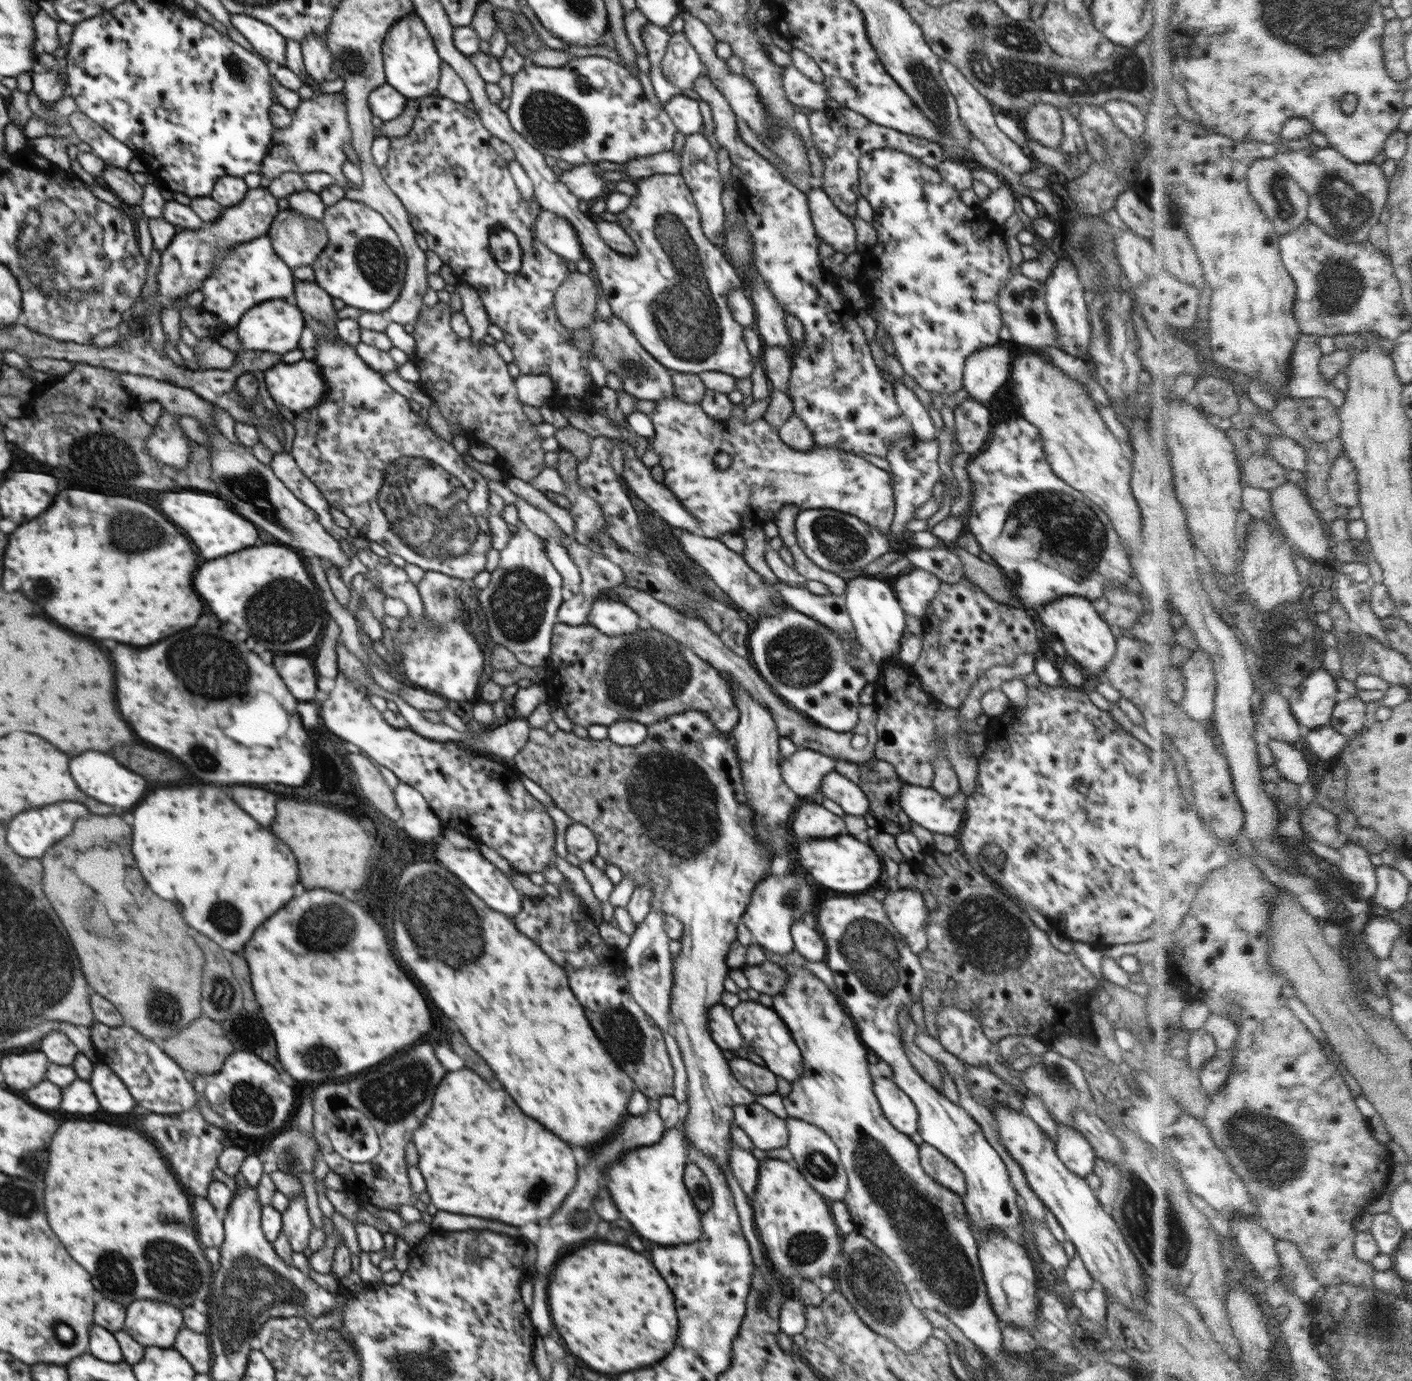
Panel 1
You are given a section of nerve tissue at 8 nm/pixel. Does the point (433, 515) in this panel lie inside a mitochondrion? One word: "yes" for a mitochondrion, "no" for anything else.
yes

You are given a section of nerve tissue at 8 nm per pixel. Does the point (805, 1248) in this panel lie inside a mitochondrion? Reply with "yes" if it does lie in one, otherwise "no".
yes

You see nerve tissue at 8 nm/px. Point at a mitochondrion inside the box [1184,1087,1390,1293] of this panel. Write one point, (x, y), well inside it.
(1274, 1155)

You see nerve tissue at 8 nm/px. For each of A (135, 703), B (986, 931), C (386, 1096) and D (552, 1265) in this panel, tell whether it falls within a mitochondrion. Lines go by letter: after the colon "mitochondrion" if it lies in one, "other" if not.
A: other
B: mitochondrion
C: mitochondrion
D: other

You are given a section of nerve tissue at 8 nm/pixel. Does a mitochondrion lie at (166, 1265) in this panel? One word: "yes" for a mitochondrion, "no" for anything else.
yes

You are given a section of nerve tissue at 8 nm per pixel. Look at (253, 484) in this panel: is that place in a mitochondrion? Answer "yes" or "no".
yes

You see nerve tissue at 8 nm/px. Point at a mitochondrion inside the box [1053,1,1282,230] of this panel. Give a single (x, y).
(1128, 74)

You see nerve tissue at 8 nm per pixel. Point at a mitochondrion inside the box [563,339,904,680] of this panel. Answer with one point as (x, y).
(838, 540)

